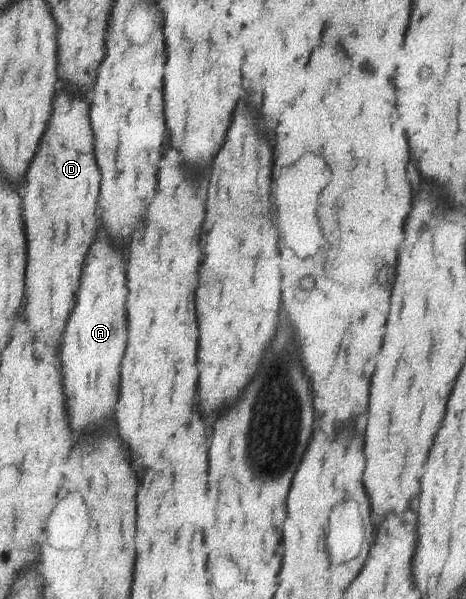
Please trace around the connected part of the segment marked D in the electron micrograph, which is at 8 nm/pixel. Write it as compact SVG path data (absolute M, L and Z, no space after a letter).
M61 88L55 96L55 112L43 136L43 144L27 172L23 198L27 238L31 240L27 312L31 312L31 328L37 332L39 348L59 344L67 318L75 308L83 262L97 236L101 180L103 176L95 160L91 106L85 96L71 94Z

